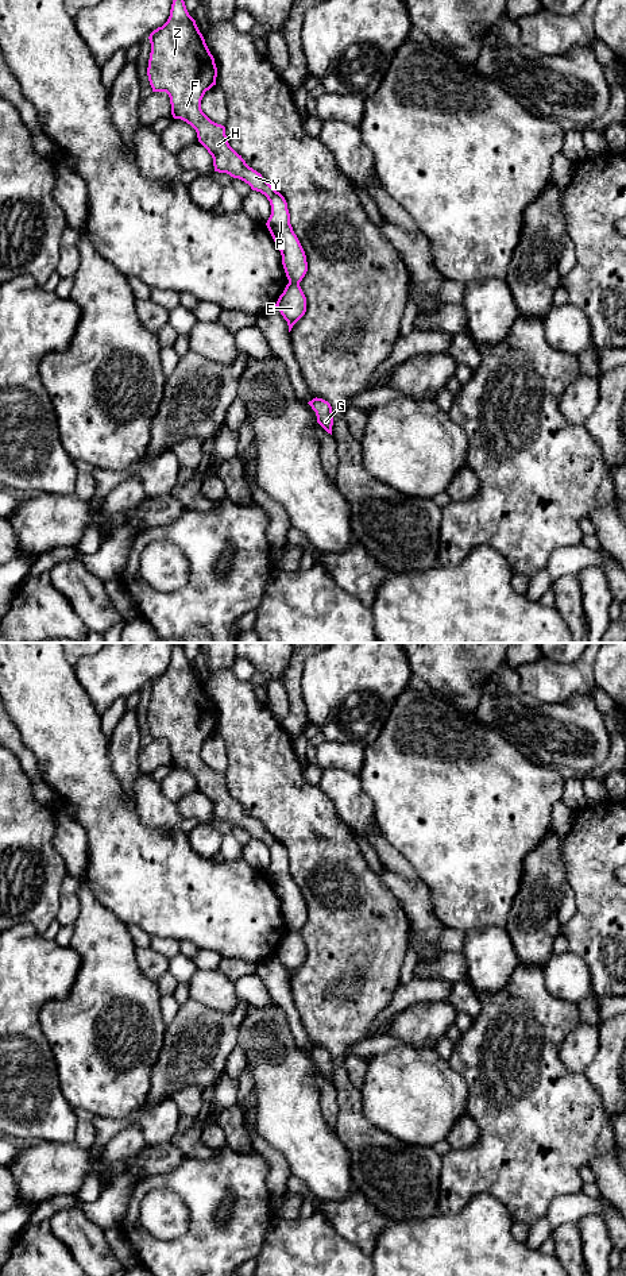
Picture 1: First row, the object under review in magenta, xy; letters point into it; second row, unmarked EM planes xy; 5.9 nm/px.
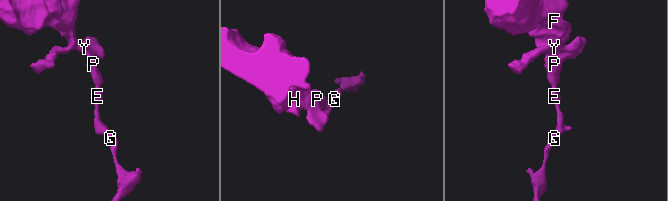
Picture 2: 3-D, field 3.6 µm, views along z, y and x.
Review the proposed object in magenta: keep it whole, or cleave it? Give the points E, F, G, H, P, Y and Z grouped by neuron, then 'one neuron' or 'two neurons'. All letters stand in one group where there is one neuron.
groups E G / F H P Y Z; two neurons

